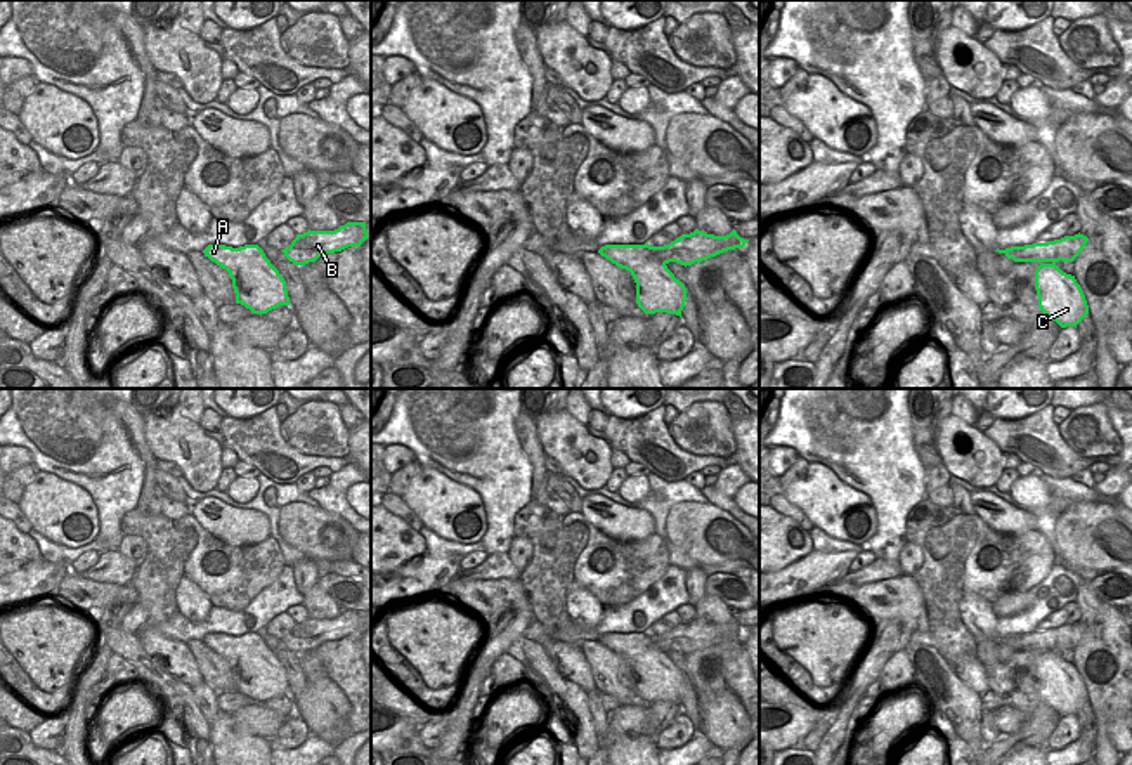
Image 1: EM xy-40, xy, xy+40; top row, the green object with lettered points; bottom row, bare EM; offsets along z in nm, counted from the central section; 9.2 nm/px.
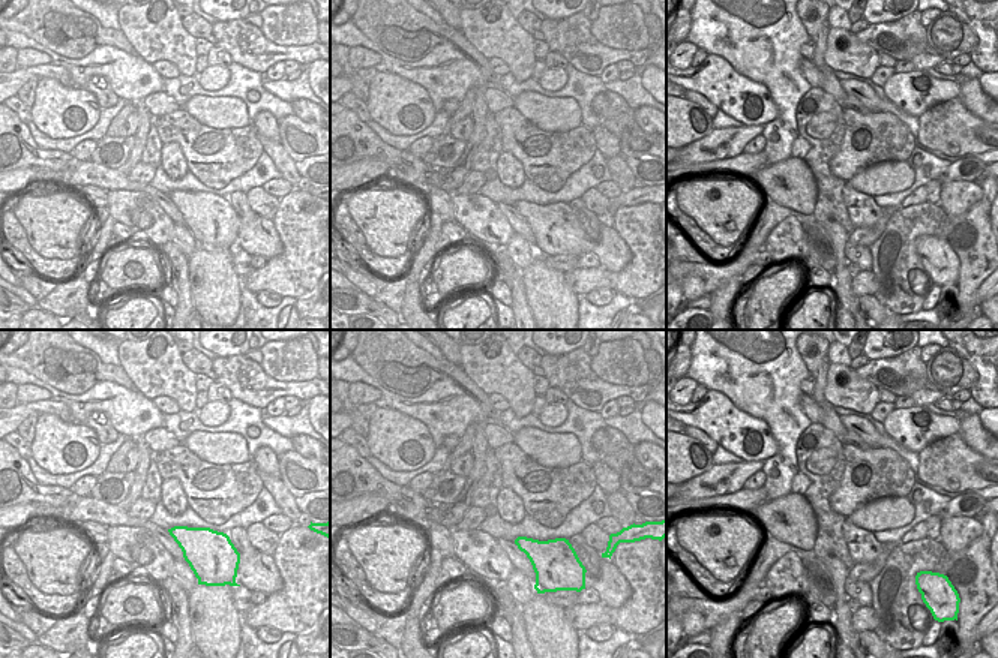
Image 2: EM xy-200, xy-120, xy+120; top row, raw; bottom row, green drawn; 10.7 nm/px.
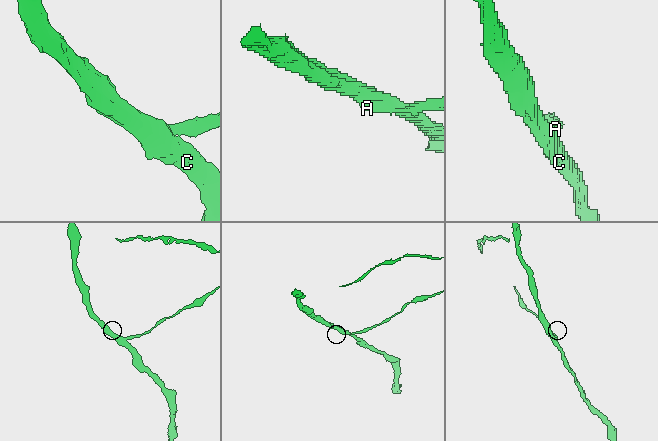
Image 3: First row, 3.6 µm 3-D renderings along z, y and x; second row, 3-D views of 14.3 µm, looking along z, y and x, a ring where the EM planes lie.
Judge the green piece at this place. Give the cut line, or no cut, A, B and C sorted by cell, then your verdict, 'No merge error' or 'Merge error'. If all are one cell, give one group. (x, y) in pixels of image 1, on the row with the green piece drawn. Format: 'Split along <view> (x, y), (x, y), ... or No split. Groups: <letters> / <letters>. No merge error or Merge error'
Split along xy+40 (1046, 250), (1040, 259), (1025, 261). Groups: A C / B. Merge error.

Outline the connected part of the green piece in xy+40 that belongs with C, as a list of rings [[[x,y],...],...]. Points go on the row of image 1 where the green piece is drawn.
[[[1040,264],[1035,271],[1040,311],[1061,328],[1075,326],[1089,314],[1085,295],[1075,276],[1056,264]]]

